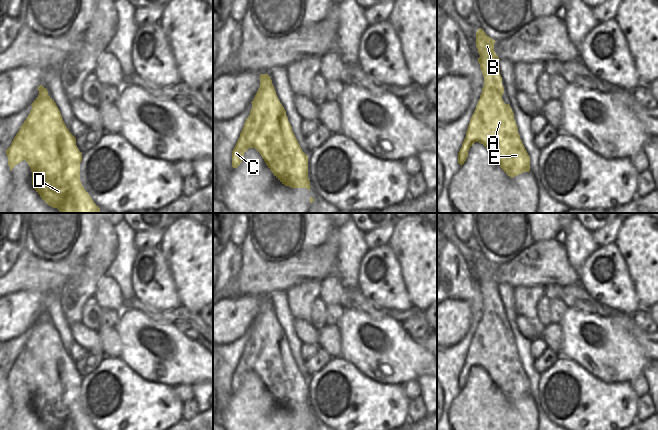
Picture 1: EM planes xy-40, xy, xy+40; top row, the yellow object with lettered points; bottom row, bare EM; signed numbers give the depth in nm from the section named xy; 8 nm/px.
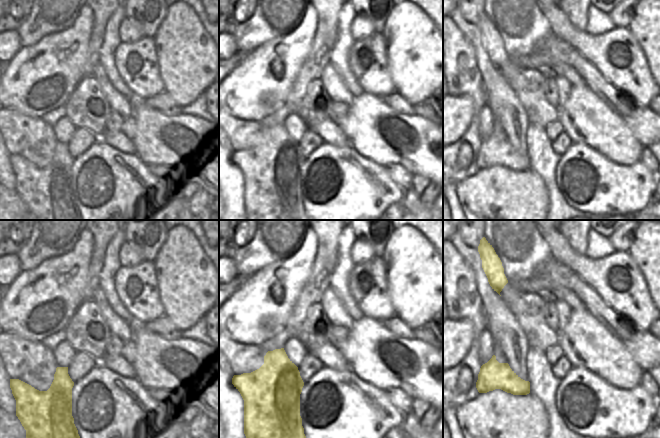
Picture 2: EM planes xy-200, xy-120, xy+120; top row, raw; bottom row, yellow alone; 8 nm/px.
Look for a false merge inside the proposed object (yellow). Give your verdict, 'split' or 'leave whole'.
leave whole

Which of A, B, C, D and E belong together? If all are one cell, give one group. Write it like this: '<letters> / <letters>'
A B C D E

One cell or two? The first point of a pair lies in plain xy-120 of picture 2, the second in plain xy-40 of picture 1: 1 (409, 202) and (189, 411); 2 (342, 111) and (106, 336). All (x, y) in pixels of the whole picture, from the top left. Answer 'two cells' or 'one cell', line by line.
1: one cell
2: two cells

